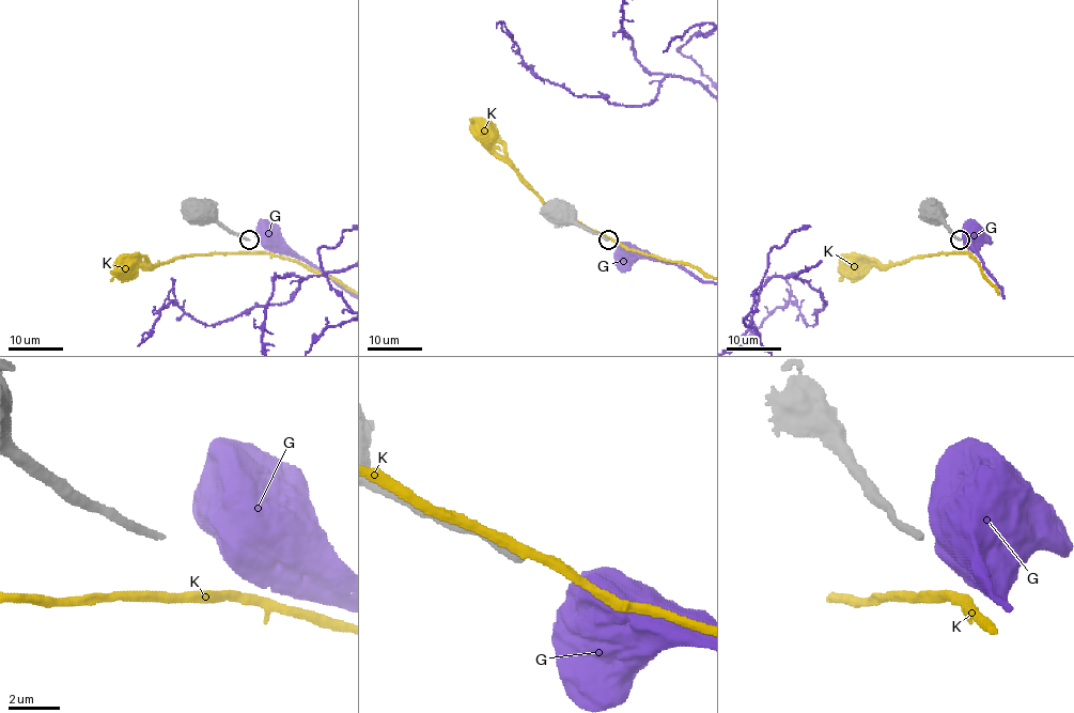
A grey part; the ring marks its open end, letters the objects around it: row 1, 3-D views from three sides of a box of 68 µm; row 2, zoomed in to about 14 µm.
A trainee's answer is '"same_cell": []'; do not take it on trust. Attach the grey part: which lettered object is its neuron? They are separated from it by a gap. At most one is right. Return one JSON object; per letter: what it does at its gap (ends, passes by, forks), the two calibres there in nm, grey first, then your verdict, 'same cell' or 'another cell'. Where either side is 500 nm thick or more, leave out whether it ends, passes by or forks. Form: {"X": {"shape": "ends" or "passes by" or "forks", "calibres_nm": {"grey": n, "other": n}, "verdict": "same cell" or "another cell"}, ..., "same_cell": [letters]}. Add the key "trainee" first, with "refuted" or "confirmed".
{"trainee": "confirmed", "G": {"calibres_nm": {"grey": 280, "other": 900}, "verdict": "another cell"}, "K": {"shape": "passes by", "calibres_nm": {"grey": 280, "other": 380}, "verdict": "another cell"}, "same_cell": []}

